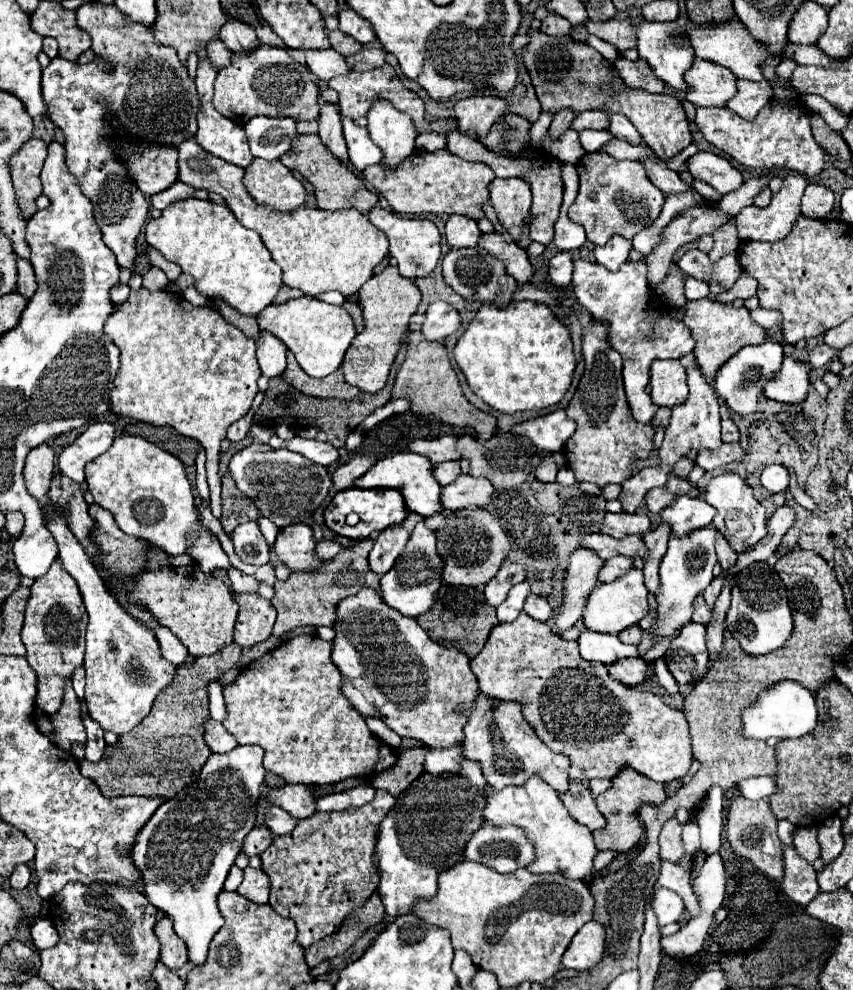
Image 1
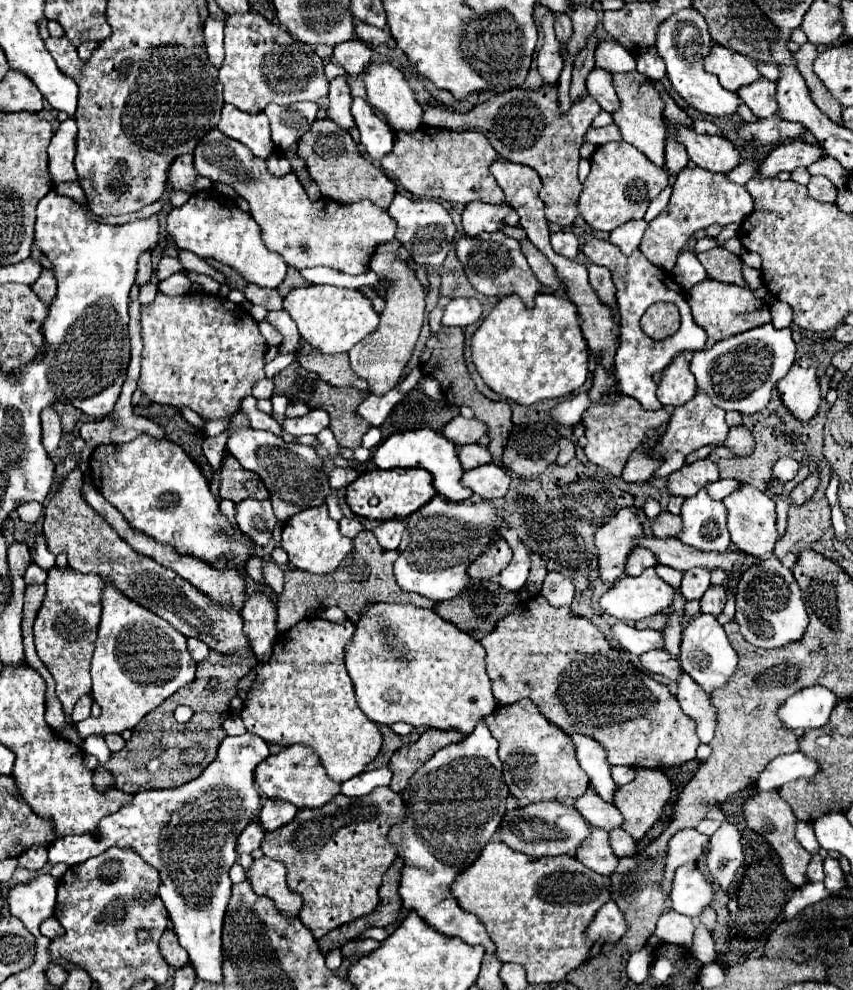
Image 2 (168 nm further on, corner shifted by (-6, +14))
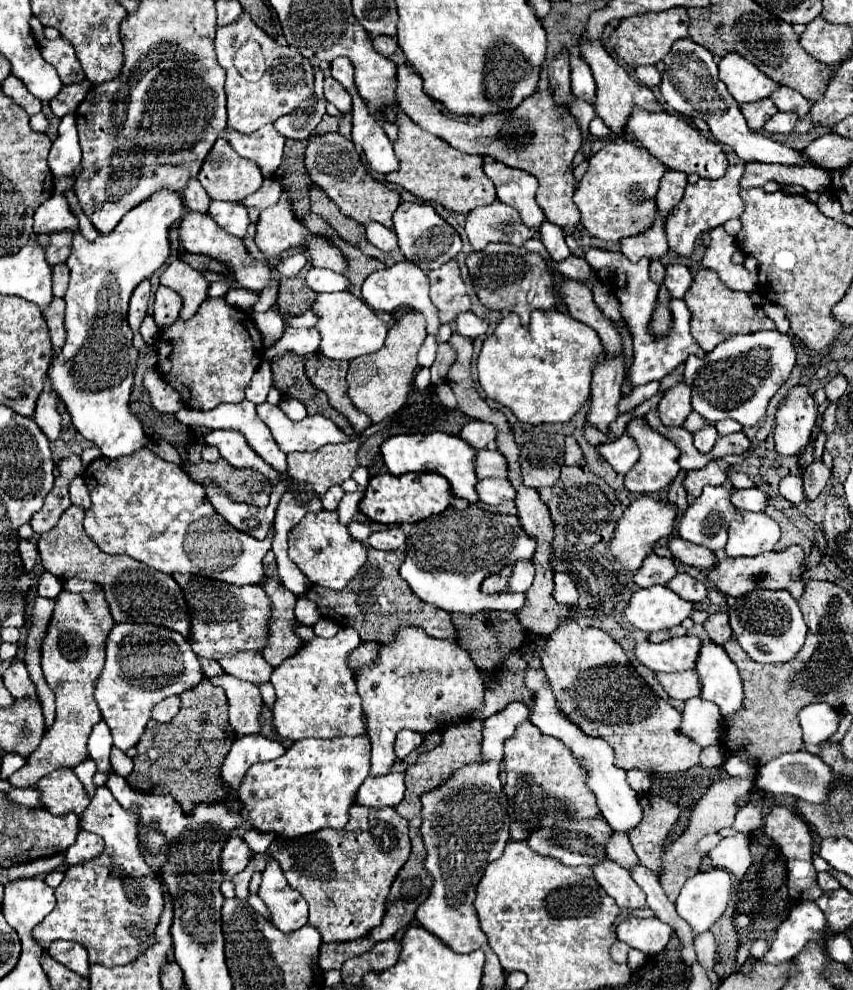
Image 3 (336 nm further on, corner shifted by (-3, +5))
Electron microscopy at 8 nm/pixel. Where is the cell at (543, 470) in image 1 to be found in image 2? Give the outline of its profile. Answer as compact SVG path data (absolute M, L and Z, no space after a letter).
M561 438L561 442L559 442L559 458L557 458L557 464L567 464L573 456L575 456L575 444L571 442L571 440L567 440L567 438Z

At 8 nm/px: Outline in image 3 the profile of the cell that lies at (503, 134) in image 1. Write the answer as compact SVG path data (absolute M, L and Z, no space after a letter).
M398 65L398 105L400 109L424 131L444 139L454 149L462 153L476 153L492 157L494 161L506 163L508 167L526 171L538 179L538 205L542 207L546 221L572 229L580 223L580 211L572 203L574 195L574 173L572 159L582 147L582 131L576 117L562 105L556 103L552 85L538 89L534 95L526 97L516 109L484 115L476 123L456 121L444 117L444 113L434 105L432 97L424 91L422 79L408 65Z

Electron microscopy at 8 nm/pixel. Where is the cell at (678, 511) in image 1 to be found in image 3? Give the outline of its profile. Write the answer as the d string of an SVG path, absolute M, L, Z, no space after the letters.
M734 489L730 493L730 503L738 509L748 511L764 511L766 509L766 495L760 489Z

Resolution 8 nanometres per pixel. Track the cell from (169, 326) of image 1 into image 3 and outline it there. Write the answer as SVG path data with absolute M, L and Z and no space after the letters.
M224 297L220 299L206 299L196 315L192 319L176 319L172 325L164 327L158 333L156 339L156 353L158 353L158 363L156 369L162 375L162 379L180 395L182 403L192 407L192 409L214 409L222 403L240 403L244 401L244 389L248 387L252 375L260 367L264 359L264 349L262 349L262 337L254 325L254 321L236 307L226 305Z

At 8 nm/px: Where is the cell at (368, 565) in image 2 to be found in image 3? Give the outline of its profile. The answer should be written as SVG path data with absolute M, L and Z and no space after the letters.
M366 547L366 553L368 553L366 563L342 591L330 591L330 589L312 585L300 597L314 601L318 605L322 617L332 619L342 627L356 629L362 641L376 641L376 643L390 641L394 631L400 625L416 625L416 627L422 627L424 631L428 631L428 635L456 639L456 631L454 631L454 625L450 623L450 615L438 607L430 607L430 605L422 603L410 591L410 587L400 579L398 569L404 563L404 553L378 551L372 547Z

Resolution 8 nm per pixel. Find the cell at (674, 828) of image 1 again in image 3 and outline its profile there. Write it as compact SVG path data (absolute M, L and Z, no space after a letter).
M715 833L711 835L707 835L702 839L702 841L698 841L698 845L696 845L696 851L700 851L700 853L708 853L714 845L718 845L718 841L722 840L722 836Z

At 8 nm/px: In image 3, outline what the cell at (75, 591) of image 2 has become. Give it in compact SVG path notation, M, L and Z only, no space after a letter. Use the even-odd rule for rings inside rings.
M100 589L86 595L62 591L56 597L56 607L42 641L42 671L46 675L46 683L56 695L56 721L44 733L42 743L30 755L26 765L8 779L14 787L32 787L42 775L48 775L56 767L74 769L88 757L88 735L94 723L102 719L92 697L94 679L98 679L98 671L102 671L104 641L112 625L114 619ZM34 771L38 771L38 775L34 775Z

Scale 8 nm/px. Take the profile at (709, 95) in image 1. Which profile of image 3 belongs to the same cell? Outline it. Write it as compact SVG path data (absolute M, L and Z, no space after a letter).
M728 53L720 59L718 79L728 87L730 95L738 103L750 103L770 97L774 87L778 87L778 83L774 83L770 77L760 73L758 67L736 53Z

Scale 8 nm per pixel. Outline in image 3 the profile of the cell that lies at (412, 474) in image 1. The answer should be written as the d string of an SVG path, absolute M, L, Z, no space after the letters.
M440 431L424 433L424 435L422 433L394 435L382 443L380 451L384 457L384 465L388 467L388 473L392 473L392 475L402 475L402 473L410 473L410 471L438 473L448 479L454 497L466 499L470 503L478 501L478 495L474 491L474 483L478 481L474 475L474 453L476 451L468 443L464 443L460 437L440 433Z

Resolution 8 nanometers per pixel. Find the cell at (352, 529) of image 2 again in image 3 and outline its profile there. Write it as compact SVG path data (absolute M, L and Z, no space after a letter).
M350 521L350 523L348 523L348 531L350 531L352 539L362 541L362 543L364 543L364 541L368 539L368 535L370 535L368 525L364 525L364 523L356 523L356 521Z

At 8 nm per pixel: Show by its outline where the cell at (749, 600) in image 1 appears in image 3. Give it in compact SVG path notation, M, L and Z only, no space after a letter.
M756 589L742 597L726 597L728 617L740 647L758 663L784 663L794 659L806 639L806 623L796 599L786 589Z

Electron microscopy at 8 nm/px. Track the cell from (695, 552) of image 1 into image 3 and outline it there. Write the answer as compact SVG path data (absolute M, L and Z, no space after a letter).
M724 485L704 487L702 495L698 499L694 499L694 503L678 519L678 535L690 543L700 543L706 549L720 553L726 547L726 539L728 539L726 527L736 511L736 507L728 501L728 495L730 495L730 491Z

